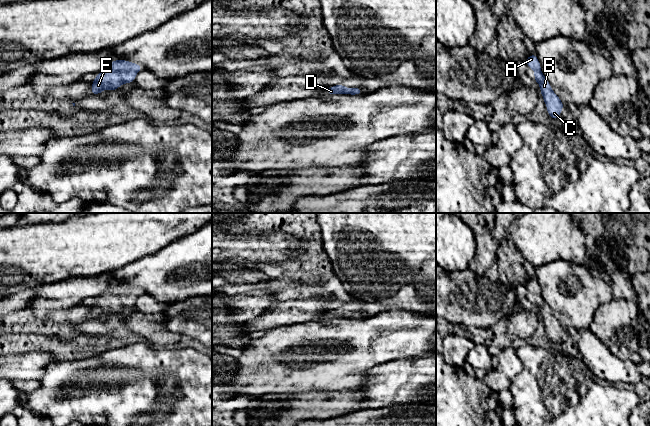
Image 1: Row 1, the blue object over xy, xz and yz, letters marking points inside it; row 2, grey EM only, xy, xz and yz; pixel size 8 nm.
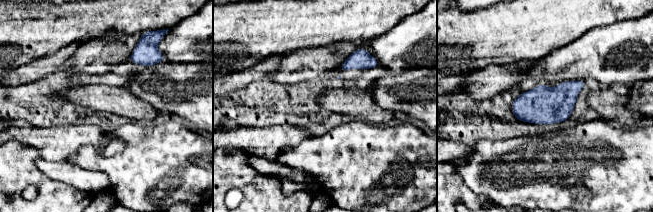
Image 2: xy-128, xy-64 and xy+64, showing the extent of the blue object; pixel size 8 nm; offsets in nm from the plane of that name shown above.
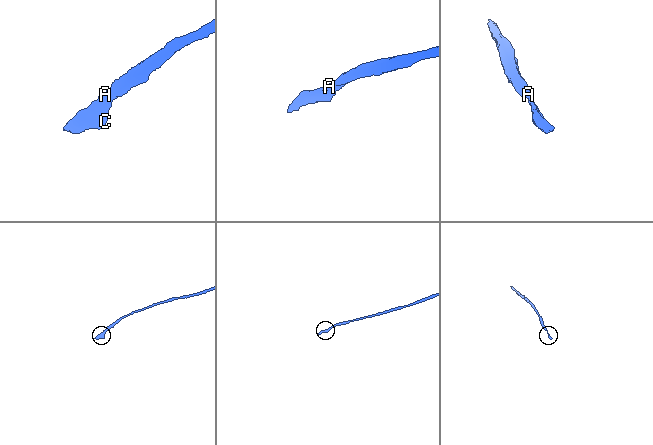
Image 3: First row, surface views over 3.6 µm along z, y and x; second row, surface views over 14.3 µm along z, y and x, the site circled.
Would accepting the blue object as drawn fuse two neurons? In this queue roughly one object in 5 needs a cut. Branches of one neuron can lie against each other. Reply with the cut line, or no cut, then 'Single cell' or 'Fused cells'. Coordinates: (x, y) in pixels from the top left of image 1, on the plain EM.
No split. Single cell

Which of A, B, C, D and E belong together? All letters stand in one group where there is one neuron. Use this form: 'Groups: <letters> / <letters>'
Groups: A B C D E

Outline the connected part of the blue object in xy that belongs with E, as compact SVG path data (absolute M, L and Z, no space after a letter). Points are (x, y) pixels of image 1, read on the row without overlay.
M114 284L108 288L108 293L98 297L92 306L90 317L101 318L104 313L117 314L122 308L135 306L136 298L143 290L127 284Z

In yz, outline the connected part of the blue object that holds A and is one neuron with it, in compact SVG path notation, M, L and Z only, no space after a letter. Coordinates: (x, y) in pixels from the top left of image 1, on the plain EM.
M531 278L525 284L527 290L535 295L534 304L540 309L540 316L547 331L549 341L552 343L560 343L560 336L564 332L561 323L553 316L549 305L545 302L541 295L540 286L536 278Z

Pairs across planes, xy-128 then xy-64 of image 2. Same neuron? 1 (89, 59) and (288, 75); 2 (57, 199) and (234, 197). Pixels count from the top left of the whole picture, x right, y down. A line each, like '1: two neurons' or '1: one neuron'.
1: one neuron
2: two neurons

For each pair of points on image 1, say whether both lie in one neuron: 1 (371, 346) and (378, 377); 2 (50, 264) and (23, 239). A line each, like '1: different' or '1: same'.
1: different
2: same

